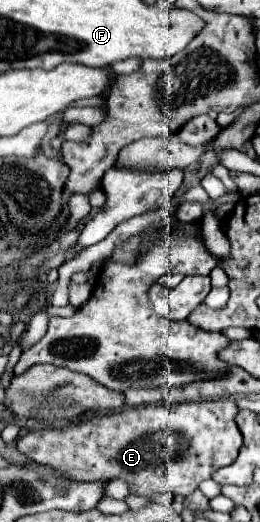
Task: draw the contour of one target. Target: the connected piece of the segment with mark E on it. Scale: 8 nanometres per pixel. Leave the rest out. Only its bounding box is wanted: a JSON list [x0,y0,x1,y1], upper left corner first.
[18,400,242,496]

